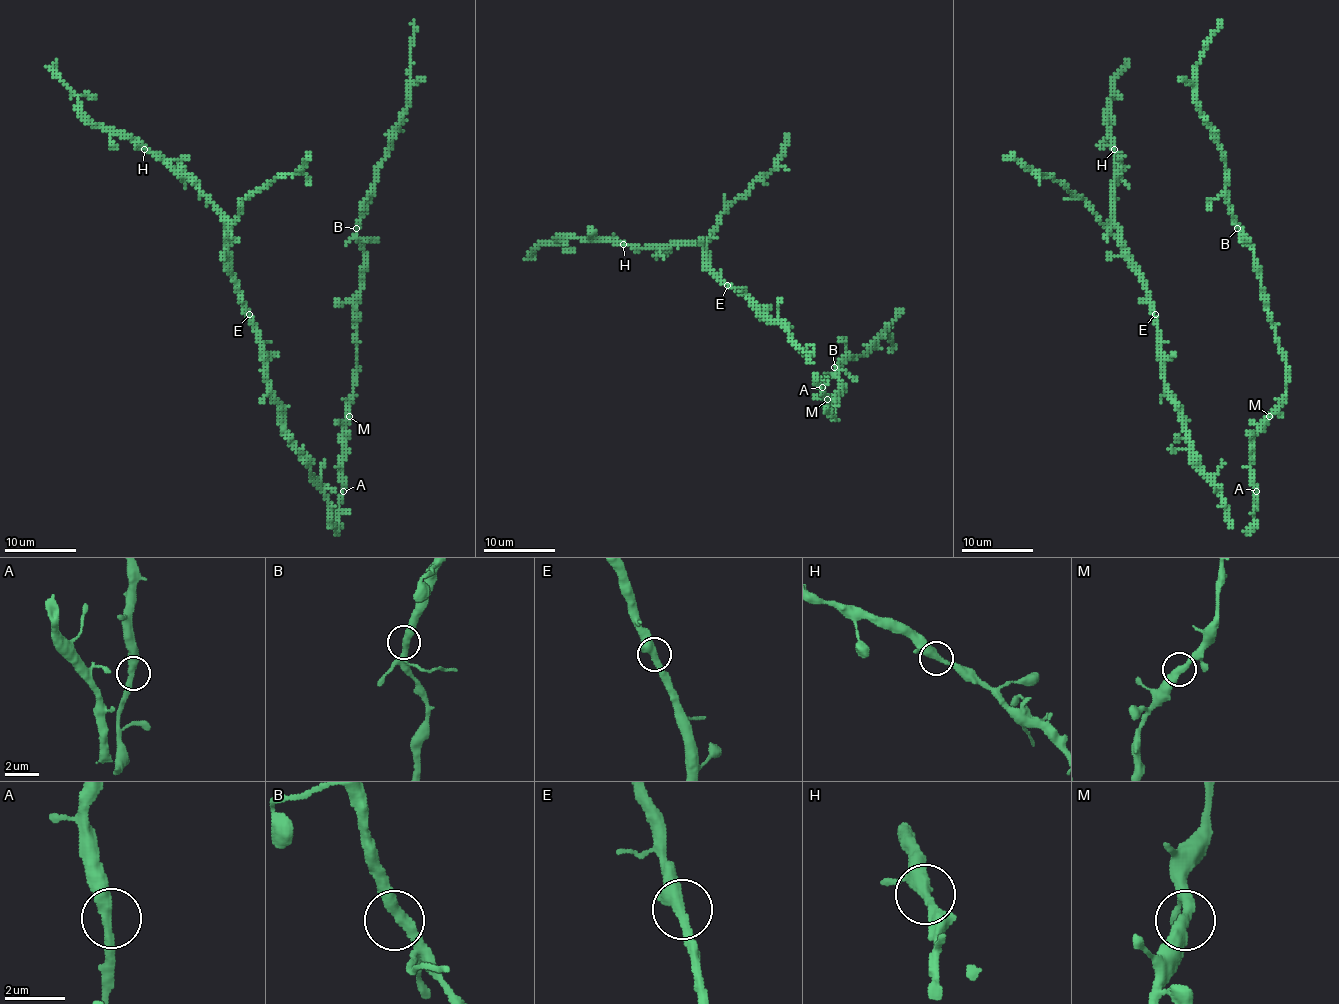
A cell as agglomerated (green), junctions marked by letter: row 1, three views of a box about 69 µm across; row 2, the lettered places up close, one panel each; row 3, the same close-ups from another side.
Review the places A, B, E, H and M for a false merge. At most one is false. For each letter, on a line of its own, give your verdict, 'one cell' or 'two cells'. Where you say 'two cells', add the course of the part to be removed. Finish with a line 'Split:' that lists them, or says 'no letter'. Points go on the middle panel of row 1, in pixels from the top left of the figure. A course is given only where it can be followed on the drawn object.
A: one cell
B: one cell
E: one cell
H: one cell
M: one cell
Split: no letter

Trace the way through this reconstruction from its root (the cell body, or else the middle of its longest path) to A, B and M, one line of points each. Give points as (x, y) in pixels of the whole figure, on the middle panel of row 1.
A: (807, 358), (813, 364), (815, 383), (822, 387)
B: (807, 358), (834, 417), (834, 398), (843, 387), (834, 367)
M: (807, 358), (813, 364), (815, 383), (820, 385), (820, 382), (820, 392), (827, 399)

